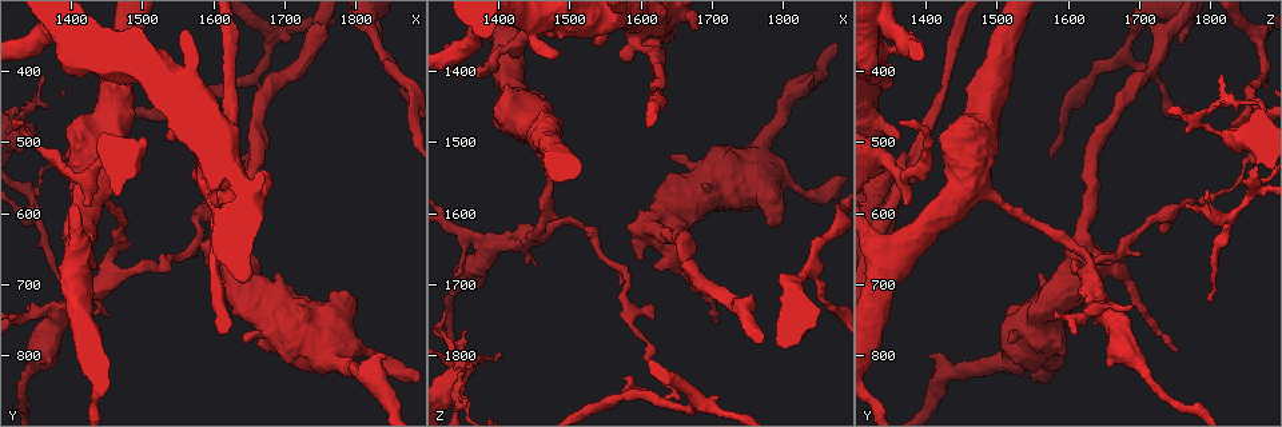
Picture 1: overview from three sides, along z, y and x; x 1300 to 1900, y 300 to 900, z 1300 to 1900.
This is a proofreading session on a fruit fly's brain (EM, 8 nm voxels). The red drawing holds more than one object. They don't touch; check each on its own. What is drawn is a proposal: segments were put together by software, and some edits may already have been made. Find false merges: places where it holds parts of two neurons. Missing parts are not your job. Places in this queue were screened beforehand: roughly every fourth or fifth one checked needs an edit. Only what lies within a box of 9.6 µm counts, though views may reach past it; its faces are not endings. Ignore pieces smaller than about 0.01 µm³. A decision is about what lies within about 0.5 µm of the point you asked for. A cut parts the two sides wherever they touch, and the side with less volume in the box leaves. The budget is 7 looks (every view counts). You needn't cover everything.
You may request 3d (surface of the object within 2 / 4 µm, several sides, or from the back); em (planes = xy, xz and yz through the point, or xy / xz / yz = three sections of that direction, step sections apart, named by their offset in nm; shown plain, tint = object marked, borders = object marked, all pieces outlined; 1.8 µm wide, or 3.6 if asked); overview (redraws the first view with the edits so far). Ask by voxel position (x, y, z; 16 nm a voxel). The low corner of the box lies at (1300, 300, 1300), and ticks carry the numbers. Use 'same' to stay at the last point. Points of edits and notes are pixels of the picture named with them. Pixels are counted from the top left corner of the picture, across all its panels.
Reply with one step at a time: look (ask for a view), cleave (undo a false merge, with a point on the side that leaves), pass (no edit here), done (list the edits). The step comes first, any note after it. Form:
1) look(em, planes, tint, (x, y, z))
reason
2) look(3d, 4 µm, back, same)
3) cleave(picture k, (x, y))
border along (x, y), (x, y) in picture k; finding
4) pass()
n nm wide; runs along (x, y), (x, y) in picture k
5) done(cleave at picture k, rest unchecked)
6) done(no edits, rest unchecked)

look(3d, 2 µm, (1460, 680, 1630))

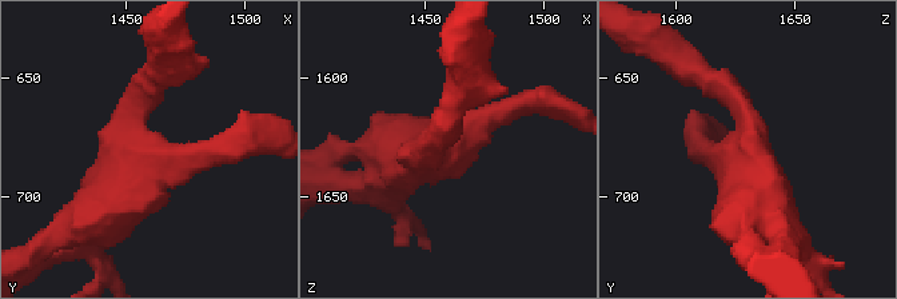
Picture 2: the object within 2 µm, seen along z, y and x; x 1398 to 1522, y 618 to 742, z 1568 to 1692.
look(em, planes, tint, (1457, 682, 1628))
3 arms; arms of 200, 240, 280 nm; need the tissue

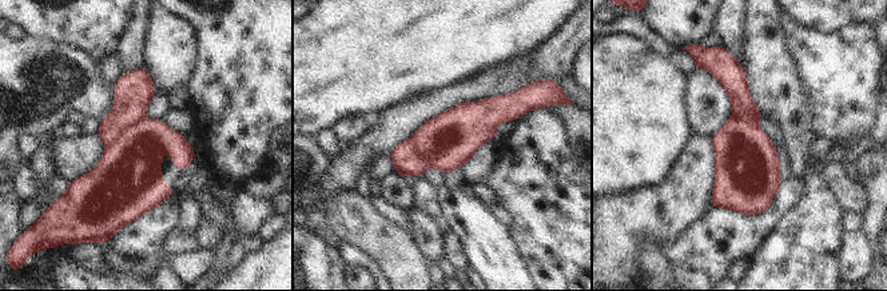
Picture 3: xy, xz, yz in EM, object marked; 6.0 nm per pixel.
cleave(picture 3, (130, 171))
340 nm wide; border along (146, 116), (127, 128), (107, 147) in picture 3; two neurons meet here

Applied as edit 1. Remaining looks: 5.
look(overview)
see it whole again

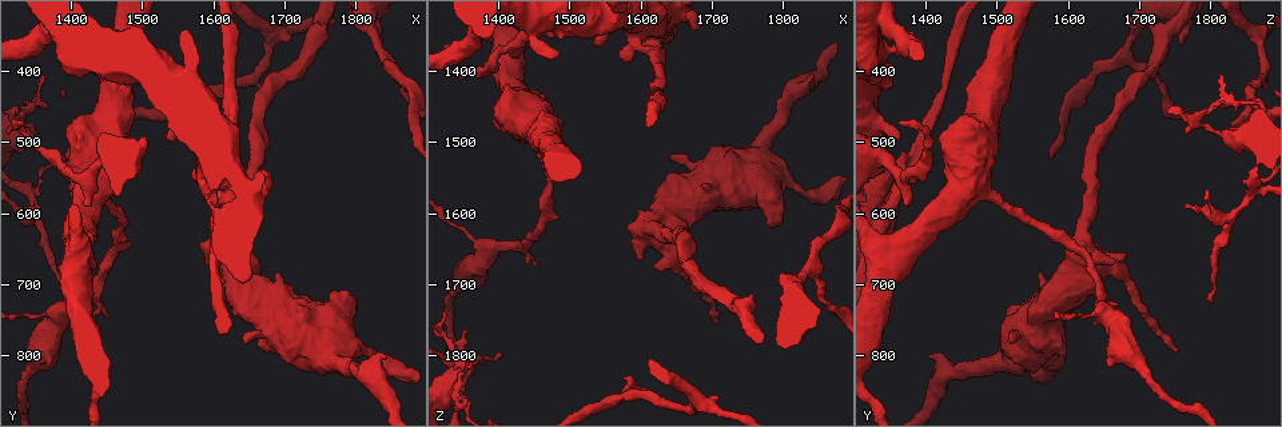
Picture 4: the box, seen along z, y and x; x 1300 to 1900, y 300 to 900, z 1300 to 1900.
look(3d, 4 µm, back, (1615, 555, 1350))
abrupt turn

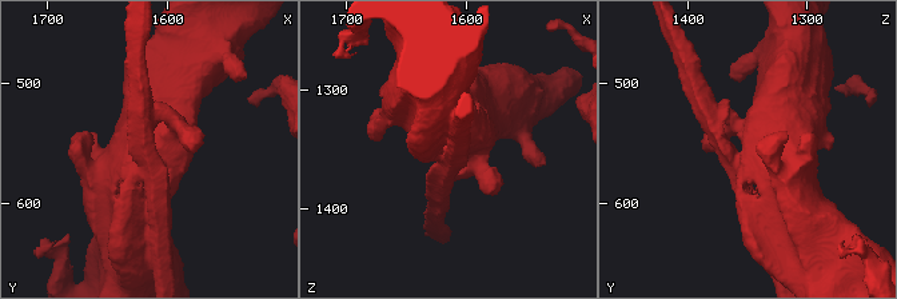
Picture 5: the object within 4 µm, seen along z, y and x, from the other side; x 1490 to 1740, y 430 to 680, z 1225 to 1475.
look(em, 3.6 µm, planes, plain, (1614, 556, 1350))
now the EM

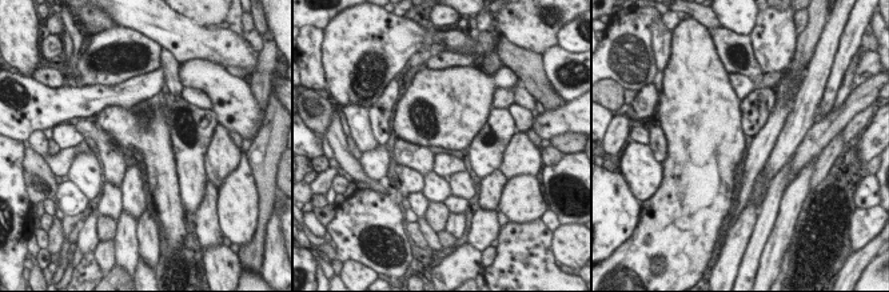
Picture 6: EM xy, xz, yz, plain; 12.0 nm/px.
look(em, 3.6 µm, planes, tint, same)
with the object marked

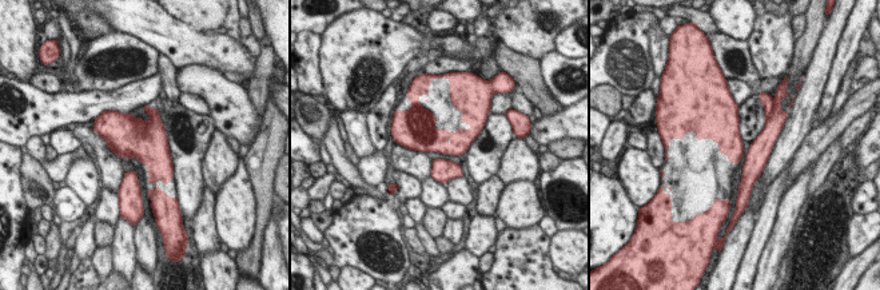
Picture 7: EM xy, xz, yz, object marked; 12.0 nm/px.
cleave(picture 7, (768, 136))
the part that leaves runs along (769, 127), (769, 135), (743, 186) in picture 7; two neurons meet here

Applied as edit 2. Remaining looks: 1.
done(cleave at picture 3, cleave at picture 7, rest unchecked)

